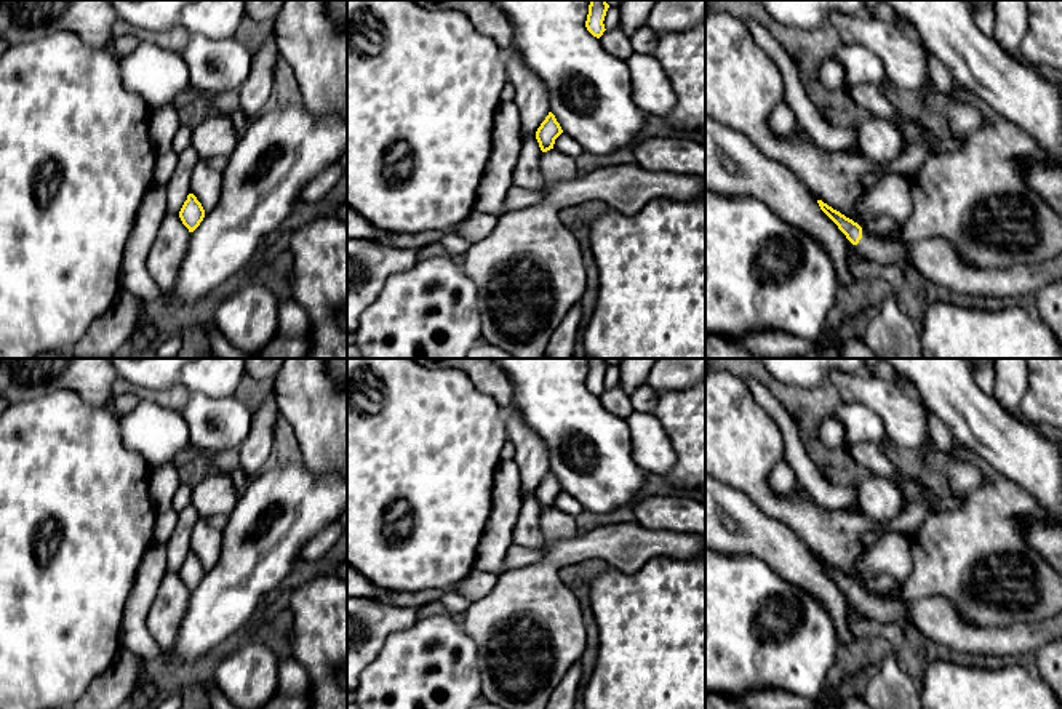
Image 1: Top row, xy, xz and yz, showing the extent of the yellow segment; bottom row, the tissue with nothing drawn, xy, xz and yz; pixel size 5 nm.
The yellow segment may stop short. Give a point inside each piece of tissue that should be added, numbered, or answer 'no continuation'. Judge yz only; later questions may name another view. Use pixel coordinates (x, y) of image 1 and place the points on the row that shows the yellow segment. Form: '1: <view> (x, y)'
1: yz (976, 197)

